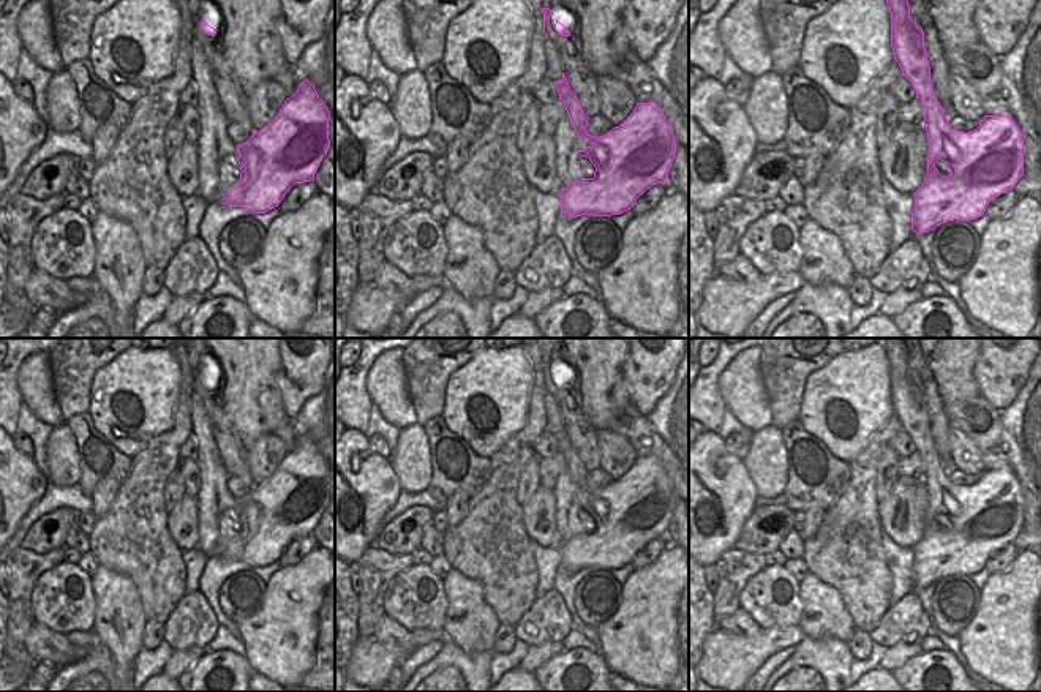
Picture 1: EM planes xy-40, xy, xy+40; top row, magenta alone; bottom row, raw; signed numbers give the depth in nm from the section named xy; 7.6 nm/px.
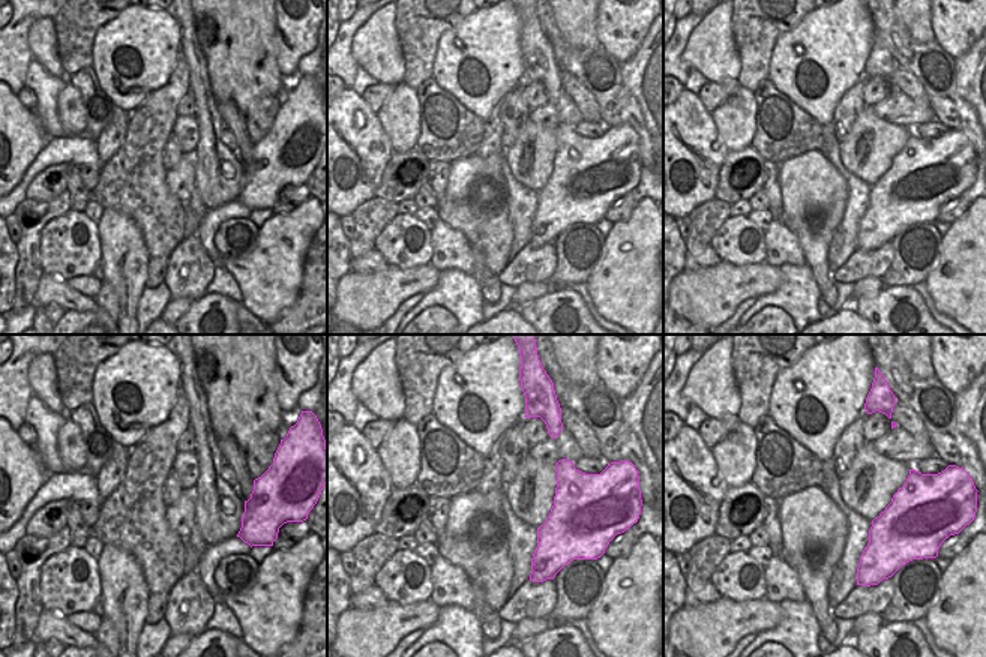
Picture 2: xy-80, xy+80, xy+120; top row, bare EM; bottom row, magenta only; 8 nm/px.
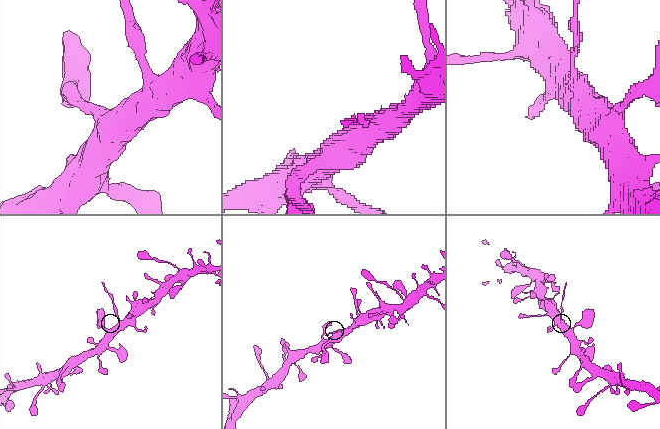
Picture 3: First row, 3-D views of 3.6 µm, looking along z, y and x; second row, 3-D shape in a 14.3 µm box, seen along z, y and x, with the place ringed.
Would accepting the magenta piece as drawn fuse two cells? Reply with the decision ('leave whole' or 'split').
split

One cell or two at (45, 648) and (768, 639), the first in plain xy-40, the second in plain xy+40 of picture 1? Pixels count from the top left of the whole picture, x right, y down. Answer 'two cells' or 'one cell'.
two cells

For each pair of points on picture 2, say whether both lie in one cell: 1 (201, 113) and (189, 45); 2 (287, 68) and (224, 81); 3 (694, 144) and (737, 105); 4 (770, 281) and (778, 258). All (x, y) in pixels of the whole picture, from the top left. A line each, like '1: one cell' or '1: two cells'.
1: one cell
2: two cells
3: two cells
4: two cells

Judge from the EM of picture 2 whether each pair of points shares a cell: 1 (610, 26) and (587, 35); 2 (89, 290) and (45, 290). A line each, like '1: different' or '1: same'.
1: different
2: different

